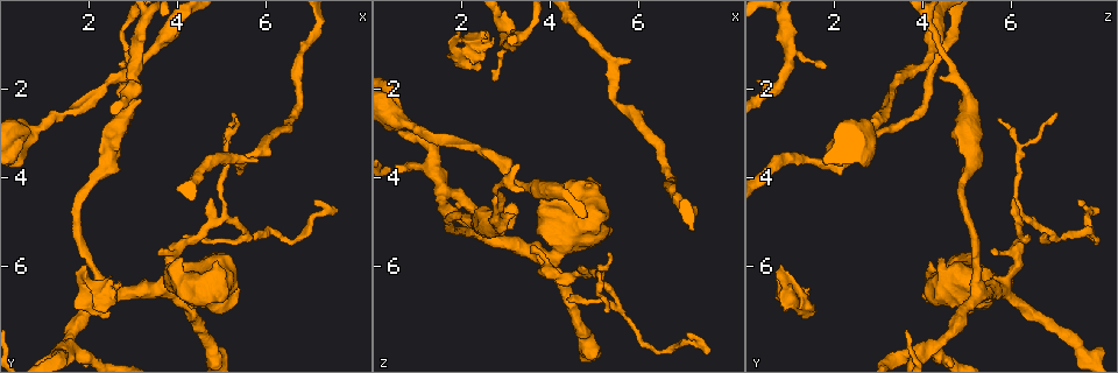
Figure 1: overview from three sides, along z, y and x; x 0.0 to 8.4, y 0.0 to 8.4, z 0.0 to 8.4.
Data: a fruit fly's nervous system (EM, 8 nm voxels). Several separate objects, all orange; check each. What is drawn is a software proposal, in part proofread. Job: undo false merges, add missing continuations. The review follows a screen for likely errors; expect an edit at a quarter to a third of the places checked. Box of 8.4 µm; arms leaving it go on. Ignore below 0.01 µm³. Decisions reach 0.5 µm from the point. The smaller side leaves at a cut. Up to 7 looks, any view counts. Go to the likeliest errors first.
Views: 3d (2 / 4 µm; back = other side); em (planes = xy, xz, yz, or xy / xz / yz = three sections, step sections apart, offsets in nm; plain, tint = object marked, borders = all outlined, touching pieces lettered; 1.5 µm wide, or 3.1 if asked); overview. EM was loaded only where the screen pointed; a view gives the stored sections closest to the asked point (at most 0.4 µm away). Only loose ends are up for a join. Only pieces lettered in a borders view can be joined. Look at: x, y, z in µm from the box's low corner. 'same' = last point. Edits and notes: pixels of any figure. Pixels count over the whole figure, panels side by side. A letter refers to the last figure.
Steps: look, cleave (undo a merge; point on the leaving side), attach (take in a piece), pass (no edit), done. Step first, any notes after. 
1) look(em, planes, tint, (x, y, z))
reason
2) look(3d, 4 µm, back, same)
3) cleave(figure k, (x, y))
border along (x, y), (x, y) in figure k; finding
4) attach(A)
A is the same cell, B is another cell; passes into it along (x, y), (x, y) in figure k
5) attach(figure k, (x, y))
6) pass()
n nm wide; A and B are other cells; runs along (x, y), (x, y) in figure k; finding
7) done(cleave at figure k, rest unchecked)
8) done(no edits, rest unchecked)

look(em, planes, tint, (2.70, 1.50, 1.80))
free end

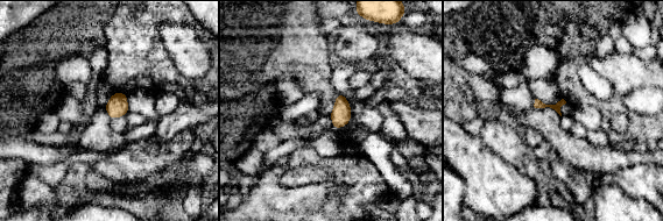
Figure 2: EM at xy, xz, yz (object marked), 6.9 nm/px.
look(em, planes, borders, same)
see the neighbours

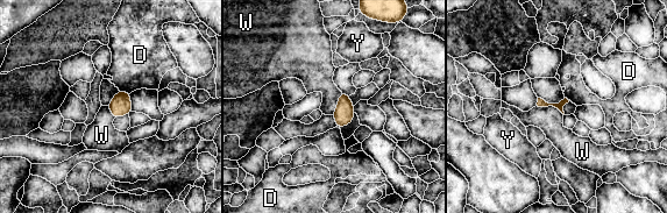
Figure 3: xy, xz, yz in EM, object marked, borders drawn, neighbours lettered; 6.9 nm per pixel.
pass()
D, W and Y are other cells; border along (537, 105), (554, 106), (563, 114) in figure 3; none of them fits

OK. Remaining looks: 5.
look(3d, 4 µm, (5.85, 3.60, 1.35))

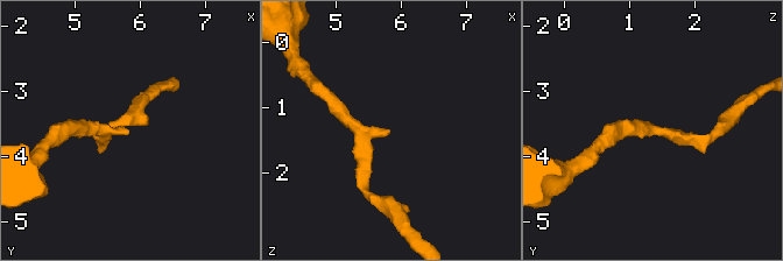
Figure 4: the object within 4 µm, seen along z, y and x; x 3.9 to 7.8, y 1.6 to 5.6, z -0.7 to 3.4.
look(em, planes, plain, (5.80, 3.65, 1.35))
arms of 200, 220 nm

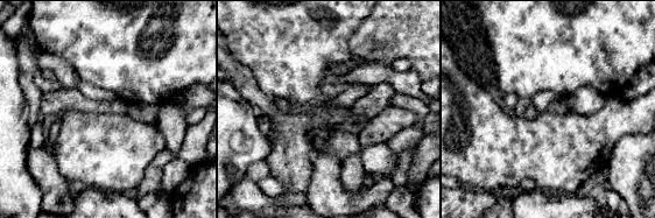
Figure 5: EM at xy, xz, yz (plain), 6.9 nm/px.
look(em, planes, borders, same)

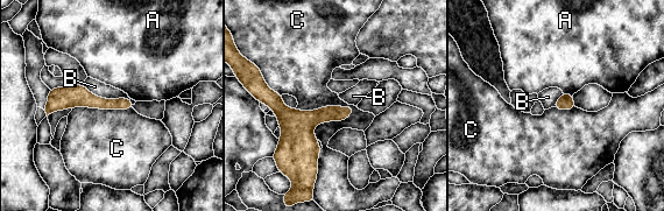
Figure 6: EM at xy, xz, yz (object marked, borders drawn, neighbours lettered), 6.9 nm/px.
pass()
A, B and C are other cells; border along (296, 107), (354, 110) in figure 6; no lettered piece goes on from it

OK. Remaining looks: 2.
look(em, xy, step 4, borders, (5.30, 2.60, 7.00))
free end

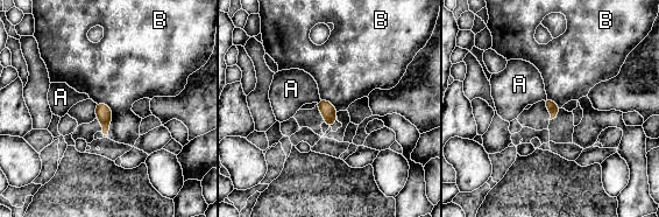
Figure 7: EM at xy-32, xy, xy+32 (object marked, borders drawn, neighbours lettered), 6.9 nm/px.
pass()
80 nm wide; A and B are other cells; border along (96, 102), (112, 111), (106, 134) in figure 7; none of them fits

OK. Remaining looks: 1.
done(no edits, rest unchecked)

